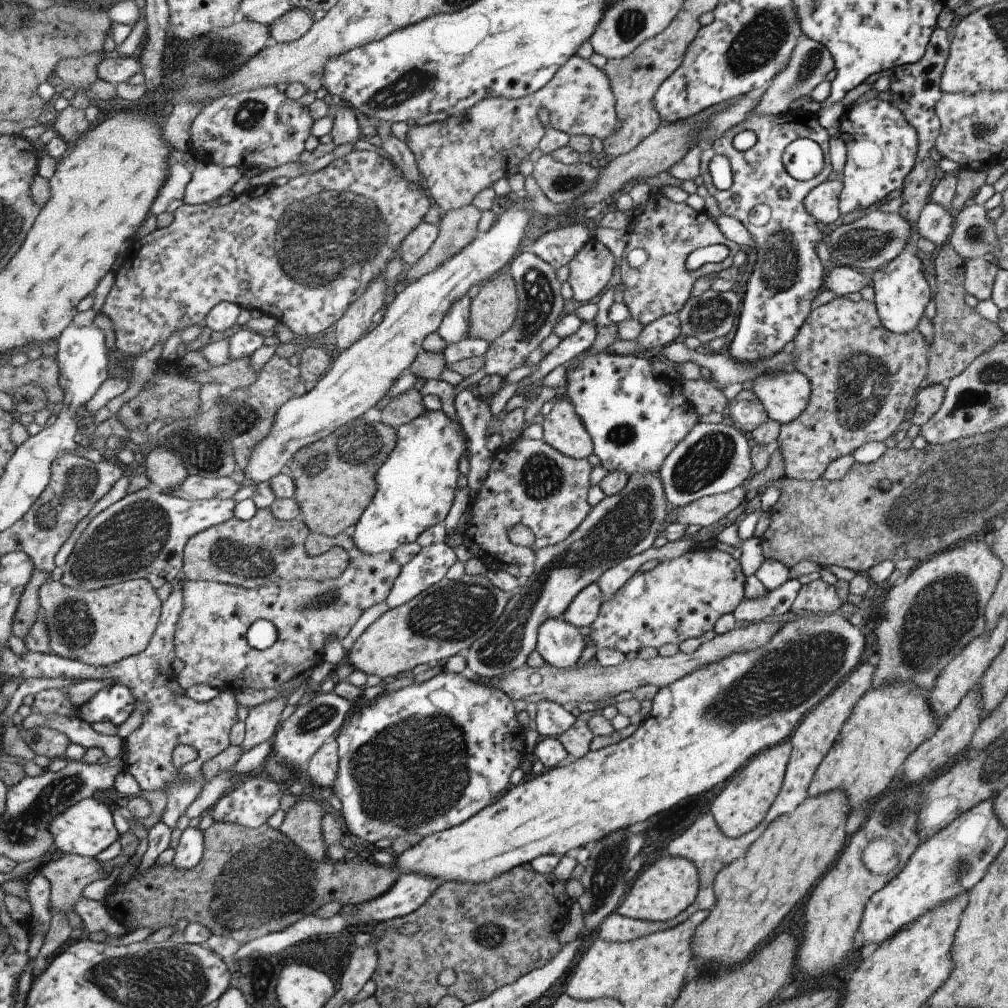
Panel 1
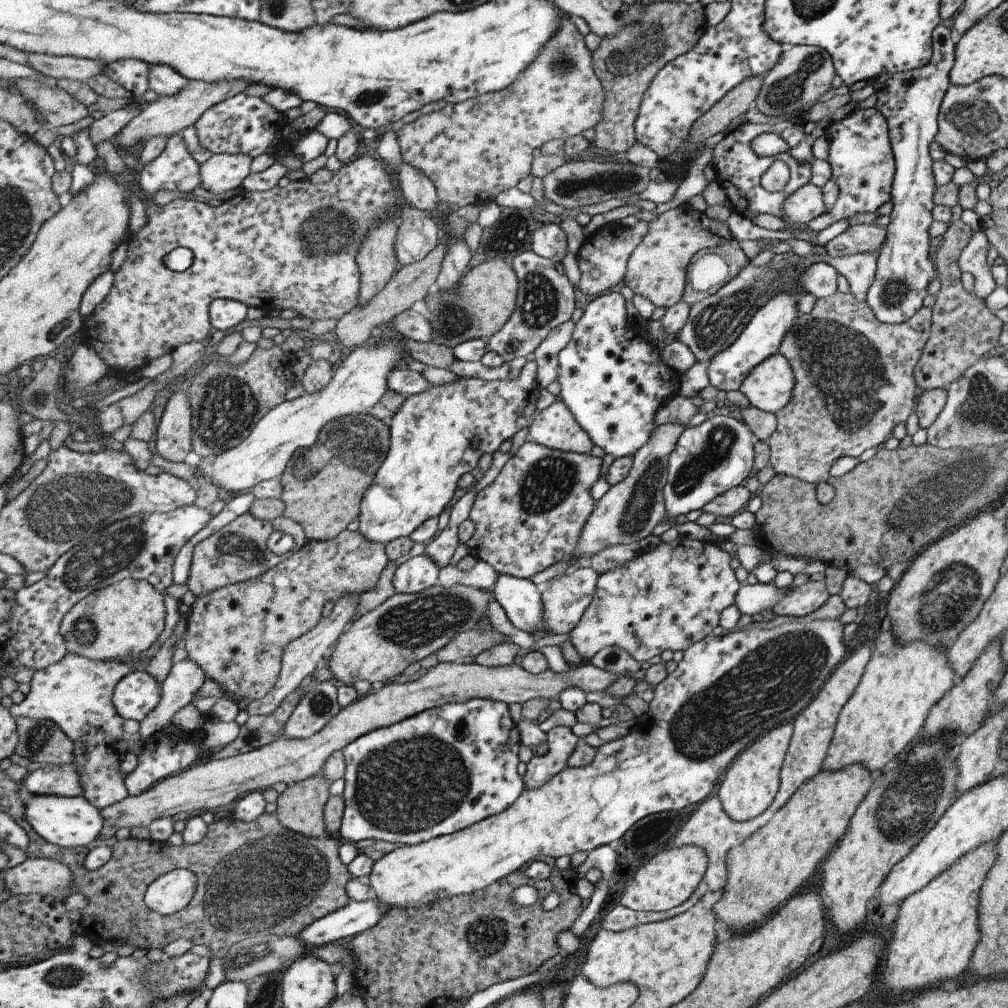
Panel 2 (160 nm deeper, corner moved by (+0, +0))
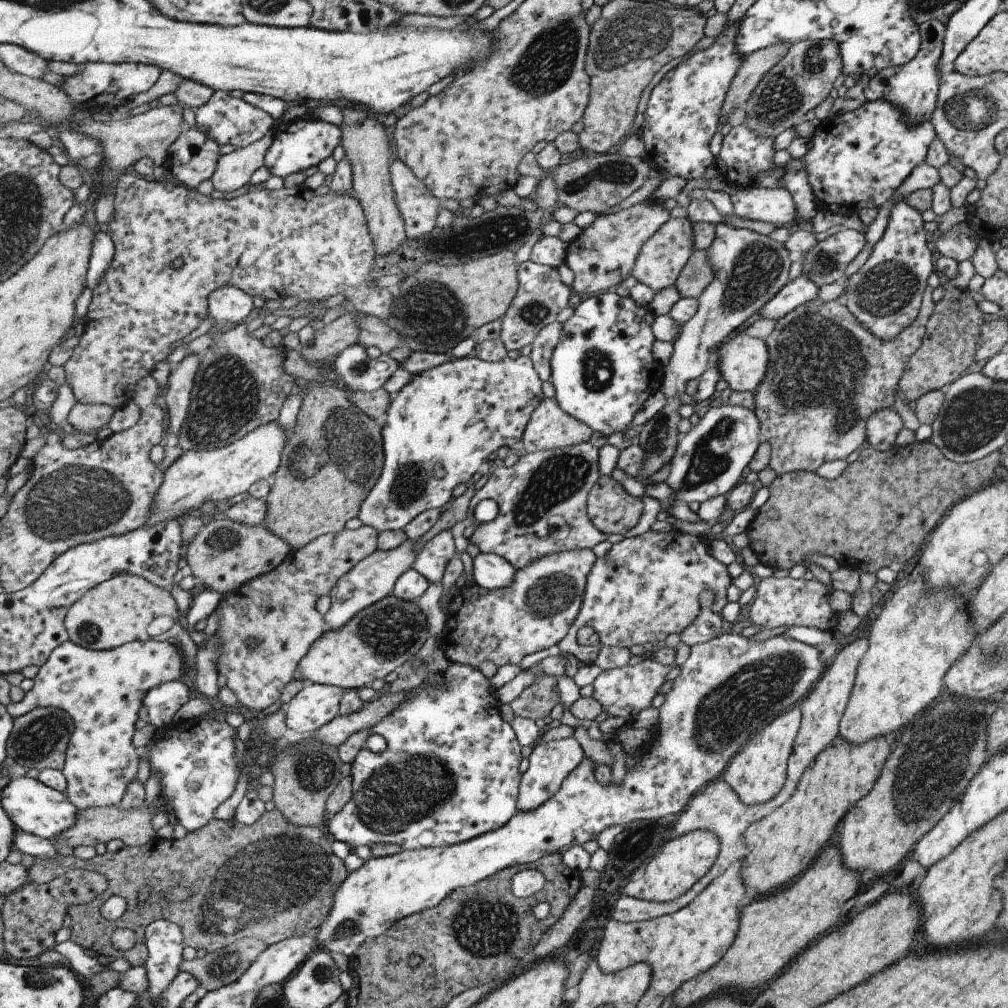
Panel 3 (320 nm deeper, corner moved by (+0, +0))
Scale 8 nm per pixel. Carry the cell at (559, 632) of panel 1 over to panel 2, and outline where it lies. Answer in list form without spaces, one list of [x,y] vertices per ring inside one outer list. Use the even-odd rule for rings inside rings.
[[[499,574],[494,593],[496,602],[504,608],[508,620],[519,630],[537,633],[540,637],[548,634],[542,628],[542,612],[545,611],[537,586],[529,579]]]

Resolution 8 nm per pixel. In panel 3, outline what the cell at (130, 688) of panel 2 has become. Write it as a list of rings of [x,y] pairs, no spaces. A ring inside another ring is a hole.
[[[169,681],[151,689],[144,700],[149,712],[148,722],[157,728],[167,725],[192,697],[187,684],[180,681]]]

